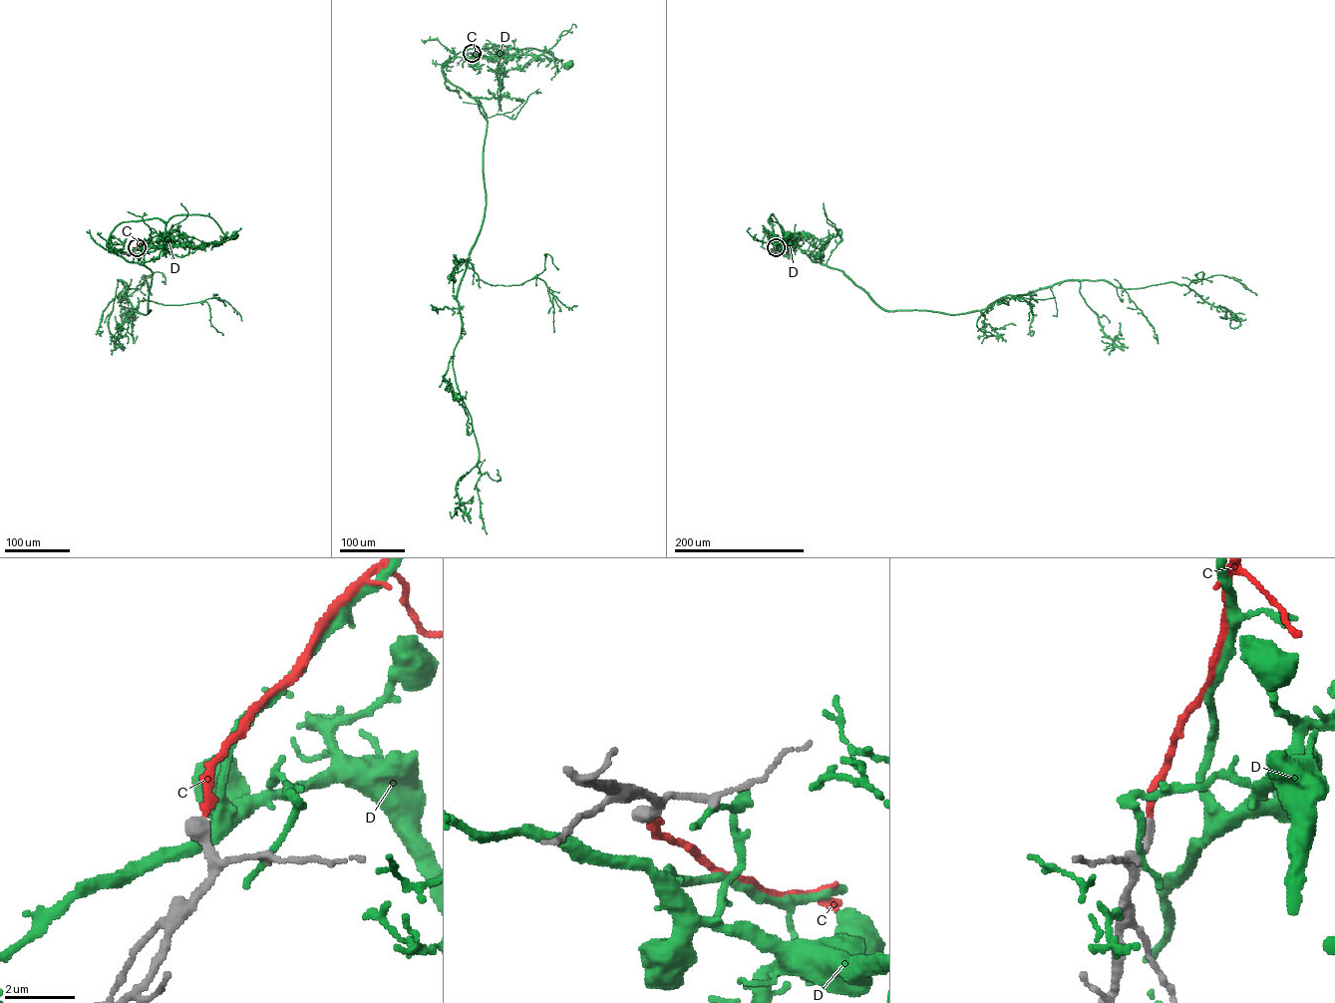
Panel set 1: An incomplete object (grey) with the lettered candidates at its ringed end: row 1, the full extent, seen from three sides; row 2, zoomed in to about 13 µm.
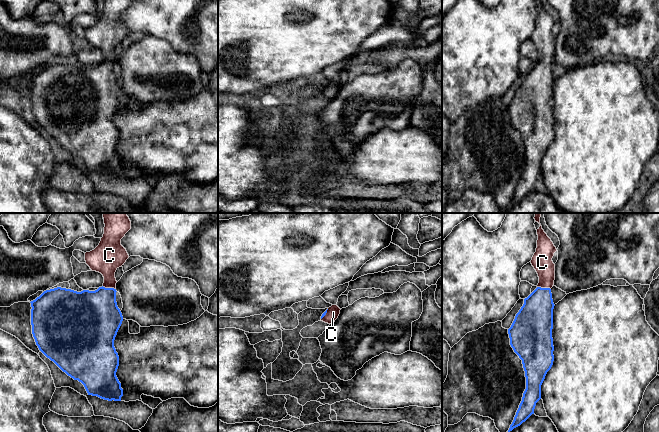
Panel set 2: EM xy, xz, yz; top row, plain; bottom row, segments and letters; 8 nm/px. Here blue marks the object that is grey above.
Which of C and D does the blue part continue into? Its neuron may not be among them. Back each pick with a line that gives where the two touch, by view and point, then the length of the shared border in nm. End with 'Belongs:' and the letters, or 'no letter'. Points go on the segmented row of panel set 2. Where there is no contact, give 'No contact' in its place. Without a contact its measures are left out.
C: Touches blue at yz (544, 288). Shared border 110 nm
Belongs: C

